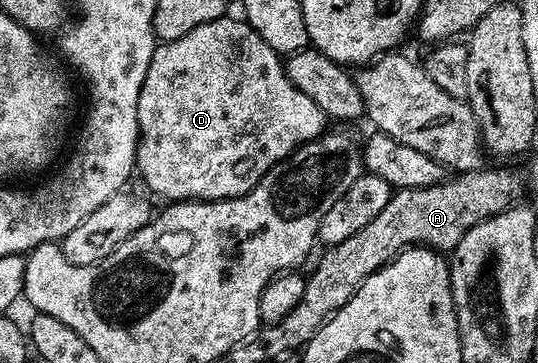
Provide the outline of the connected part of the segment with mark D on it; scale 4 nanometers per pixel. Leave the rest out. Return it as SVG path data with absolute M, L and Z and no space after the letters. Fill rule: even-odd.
M221 16L215 18L212 22L202 24L198 28L194 28L190 32L186 32L180 38L176 38L173 42L166 42L157 45L156 50L152 54L150 60L150 68L144 77L142 84L142 92L138 96L138 124L140 125L140 141L136 147L136 165L135 169L138 174L144 177L144 182L156 194L168 198L169 203L187 202L195 200L197 202L220 202L224 198L237 198L246 192L250 192L260 182L261 176L278 162L283 162L289 156L296 153L301 146L314 139L321 137L325 133L326 115L322 112L322 108L318 108L318 104L314 104L314 100L310 100L310 96L303 94L286 73L285 63L282 61L281 55L275 50L271 50L266 43L258 36L258 32L254 32L247 21L241 20L239 17L228 18L229 16Z

